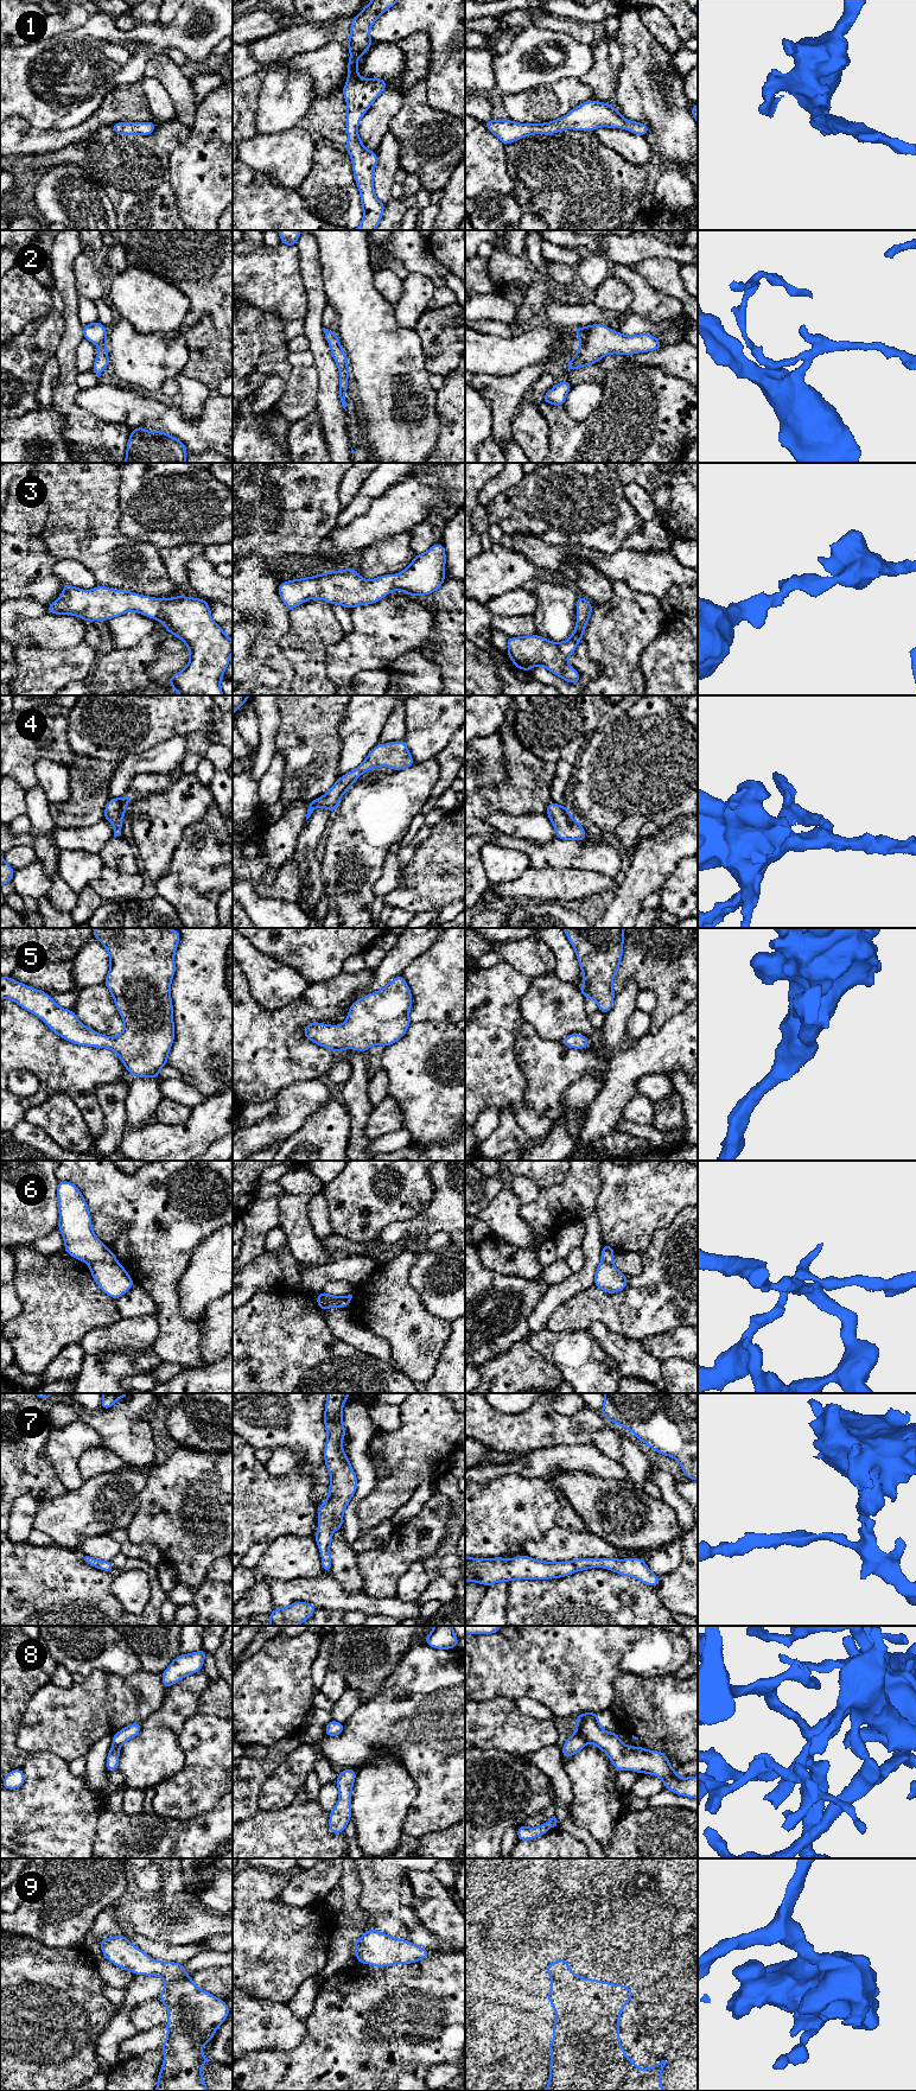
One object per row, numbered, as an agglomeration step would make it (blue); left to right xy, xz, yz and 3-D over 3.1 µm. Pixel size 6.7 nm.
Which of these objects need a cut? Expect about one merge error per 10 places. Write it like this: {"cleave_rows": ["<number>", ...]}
{"cleave_rows": ["6"]}

